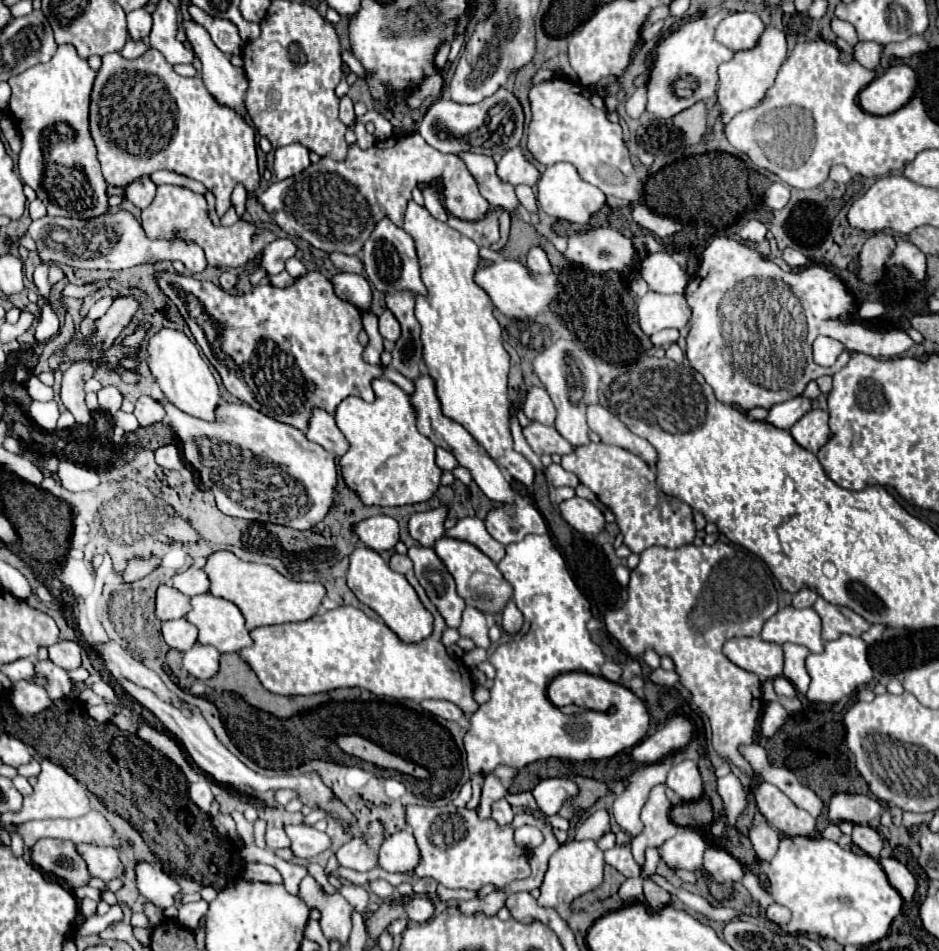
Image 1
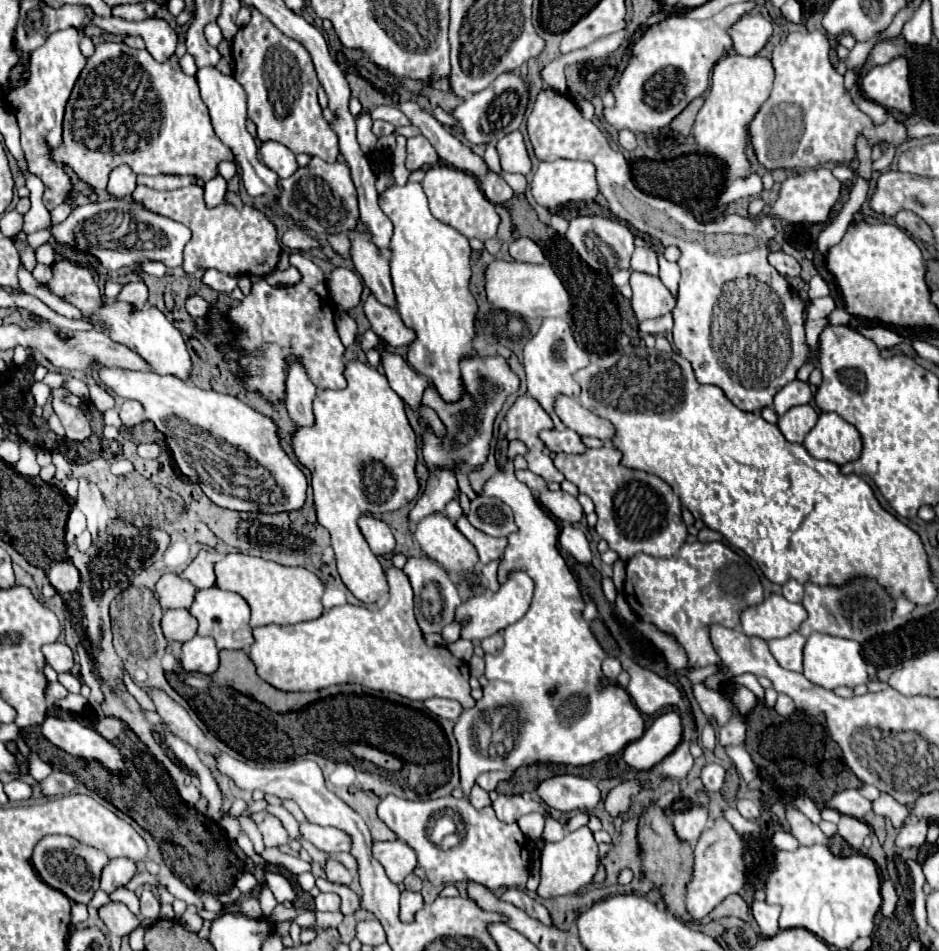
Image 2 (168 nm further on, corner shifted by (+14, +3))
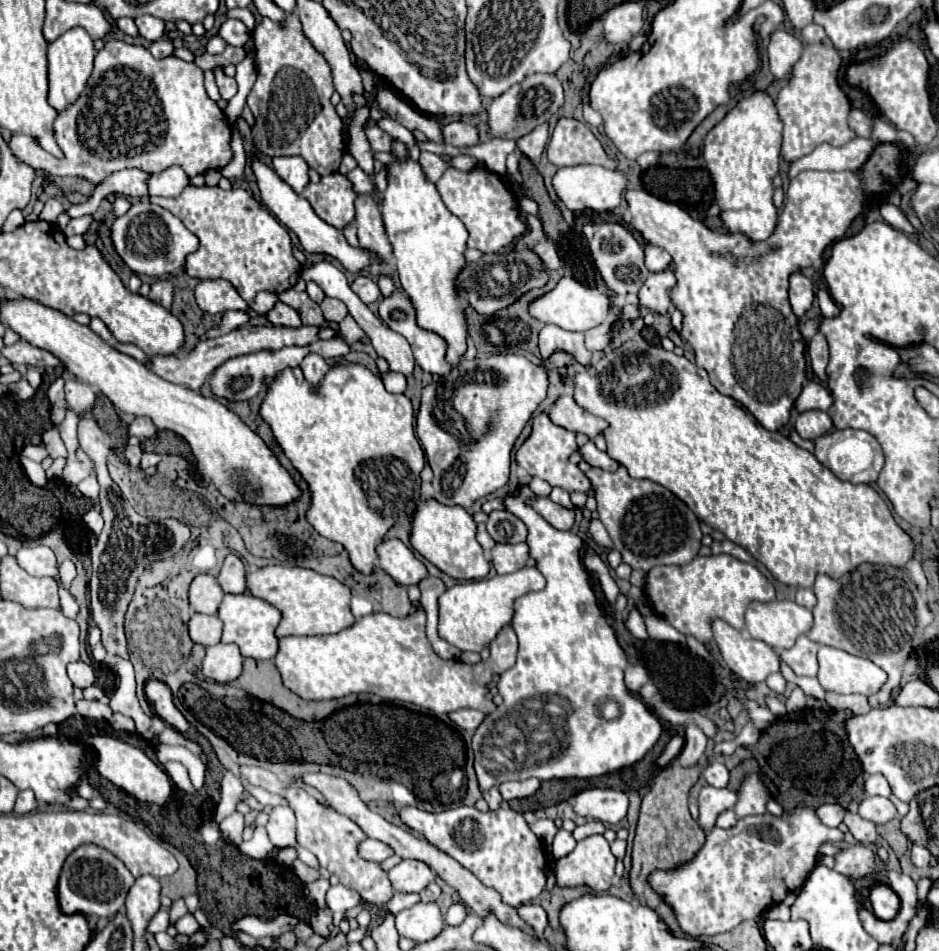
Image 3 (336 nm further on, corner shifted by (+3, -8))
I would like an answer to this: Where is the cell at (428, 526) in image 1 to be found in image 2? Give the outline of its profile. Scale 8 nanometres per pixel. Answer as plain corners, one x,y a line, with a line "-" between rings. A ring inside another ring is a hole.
474,355
470,359
462,359
460,367
462,367
462,379
466,385
466,395
458,403
442,401
434,387
428,387
424,397
422,397
422,403
432,407
438,413
438,417
446,425
448,433
442,439
438,439
430,431
424,431
422,453
424,453
426,465
430,469
430,477
428,477
424,493
416,501
414,509
408,513
408,521
412,521
412,523
418,523
432,513
442,513
446,503
452,501
454,493
458,491
458,485
456,485
456,479
450,473
450,469
456,467
456,461
472,463
472,467
478,467
486,461
494,417
502,409
506,397
510,393
514,393
520,385
518,377
510,371
508,363
502,357
478,357
478,355

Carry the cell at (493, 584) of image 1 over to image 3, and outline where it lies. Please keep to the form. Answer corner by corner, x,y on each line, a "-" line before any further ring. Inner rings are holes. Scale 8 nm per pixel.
427,498
417,506
411,524
411,546
441,572
455,580
481,580
489,574
489,562
485,560
481,544
475,540
477,524
463,506
445,506
435,498

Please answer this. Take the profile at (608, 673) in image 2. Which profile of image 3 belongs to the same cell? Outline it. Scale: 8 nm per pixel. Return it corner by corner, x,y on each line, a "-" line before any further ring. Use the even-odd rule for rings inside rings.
633,664
633,666
629,666
629,668
625,670
625,686
627,686
633,694
637,694
639,688
641,688
643,684
647,684
647,682
649,682
649,674
647,674
645,666

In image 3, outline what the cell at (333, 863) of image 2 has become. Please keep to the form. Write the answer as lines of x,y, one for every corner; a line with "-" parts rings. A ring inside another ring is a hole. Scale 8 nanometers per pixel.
343,884
331,886
331,888
327,890
327,906
329,906
331,912
333,912
333,922
335,922
335,926
339,926
343,914
345,914
349,908
357,906
359,900
361,900
361,896
359,896
355,890
345,888

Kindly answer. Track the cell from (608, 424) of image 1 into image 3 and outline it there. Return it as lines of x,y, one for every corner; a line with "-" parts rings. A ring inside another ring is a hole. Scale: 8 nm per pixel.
561,394
551,412
549,412
549,418
553,424
557,426
563,426
571,432
583,432
587,434
591,440
599,434
603,434
603,430
607,428
607,422
593,416
591,412
583,410
577,406
577,402
573,400
573,394

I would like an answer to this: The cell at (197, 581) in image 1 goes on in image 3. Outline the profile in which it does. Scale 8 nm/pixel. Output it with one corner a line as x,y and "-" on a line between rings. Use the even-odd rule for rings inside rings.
229,554
225,558
225,564
223,564
221,572
217,574
217,580
219,580
219,584
223,586
225,592
243,594
243,592
247,592
245,576
247,576
245,562
237,554

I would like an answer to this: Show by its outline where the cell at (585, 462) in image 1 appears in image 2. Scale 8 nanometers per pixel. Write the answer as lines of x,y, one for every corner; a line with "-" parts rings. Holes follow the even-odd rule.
616,447
586,449
580,455
558,453
554,459
556,469
588,495
596,505
596,531
608,541
610,549
618,553
622,561
628,561
636,553
652,557
672,557
686,541
686,525
682,521
682,507
672,487
656,475
628,469
620,463
622,453

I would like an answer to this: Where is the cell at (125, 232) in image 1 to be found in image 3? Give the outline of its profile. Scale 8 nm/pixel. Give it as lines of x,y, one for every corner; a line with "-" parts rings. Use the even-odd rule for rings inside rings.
147,200
135,202
125,216
115,220
113,244
119,256
135,274
163,276
163,274
179,274
185,264
185,256
197,250
199,240
169,210
151,204

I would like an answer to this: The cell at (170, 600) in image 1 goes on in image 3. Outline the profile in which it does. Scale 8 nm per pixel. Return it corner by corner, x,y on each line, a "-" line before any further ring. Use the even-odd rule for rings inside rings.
199,574
189,588
189,600
191,606
201,614
217,614
219,604
223,600
223,588
219,588
219,582
215,576

